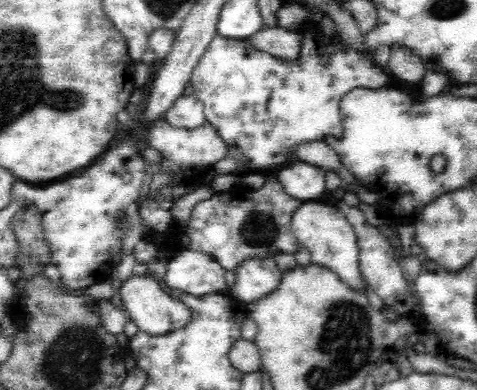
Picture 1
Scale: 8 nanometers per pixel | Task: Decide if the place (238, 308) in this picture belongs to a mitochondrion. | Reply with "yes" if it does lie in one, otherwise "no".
no

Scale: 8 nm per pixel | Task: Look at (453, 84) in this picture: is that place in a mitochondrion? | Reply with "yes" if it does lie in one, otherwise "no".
no

